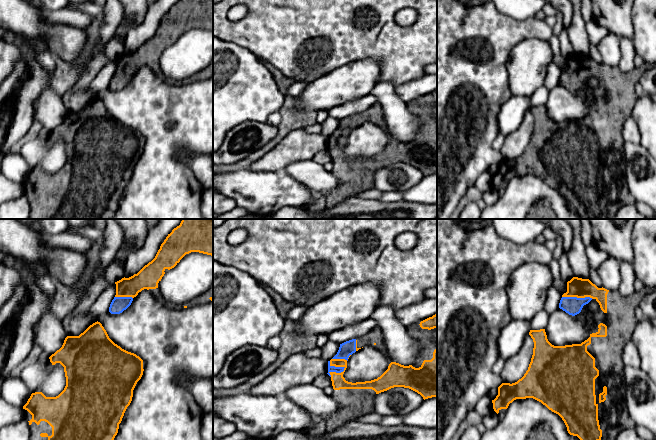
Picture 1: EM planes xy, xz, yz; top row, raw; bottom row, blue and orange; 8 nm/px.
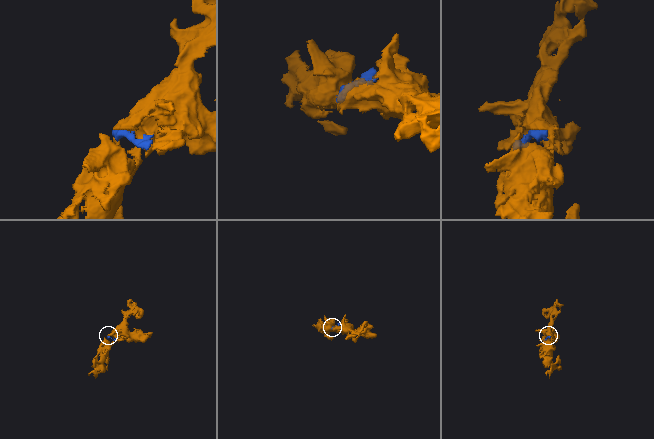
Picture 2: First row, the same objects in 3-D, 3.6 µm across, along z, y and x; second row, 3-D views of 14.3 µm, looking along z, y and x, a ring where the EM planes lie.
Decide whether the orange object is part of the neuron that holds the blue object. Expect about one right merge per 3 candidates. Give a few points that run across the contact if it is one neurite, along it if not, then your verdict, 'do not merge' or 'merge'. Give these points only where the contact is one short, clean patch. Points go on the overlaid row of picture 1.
merge

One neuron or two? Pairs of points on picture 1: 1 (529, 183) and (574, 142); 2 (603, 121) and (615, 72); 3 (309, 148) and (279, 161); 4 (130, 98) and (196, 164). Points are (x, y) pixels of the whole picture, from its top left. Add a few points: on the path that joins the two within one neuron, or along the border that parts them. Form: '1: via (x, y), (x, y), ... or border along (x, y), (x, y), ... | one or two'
1: border along (513, 176), (534, 174), (556, 189) | two
2: via (615, 109), (615, 84) | one
3: via (302, 148), (292, 148), (286, 154) | one
4: border along (202, 153), (179, 149), (175, 157) | two

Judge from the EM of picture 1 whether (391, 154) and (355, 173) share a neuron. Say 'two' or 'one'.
one

